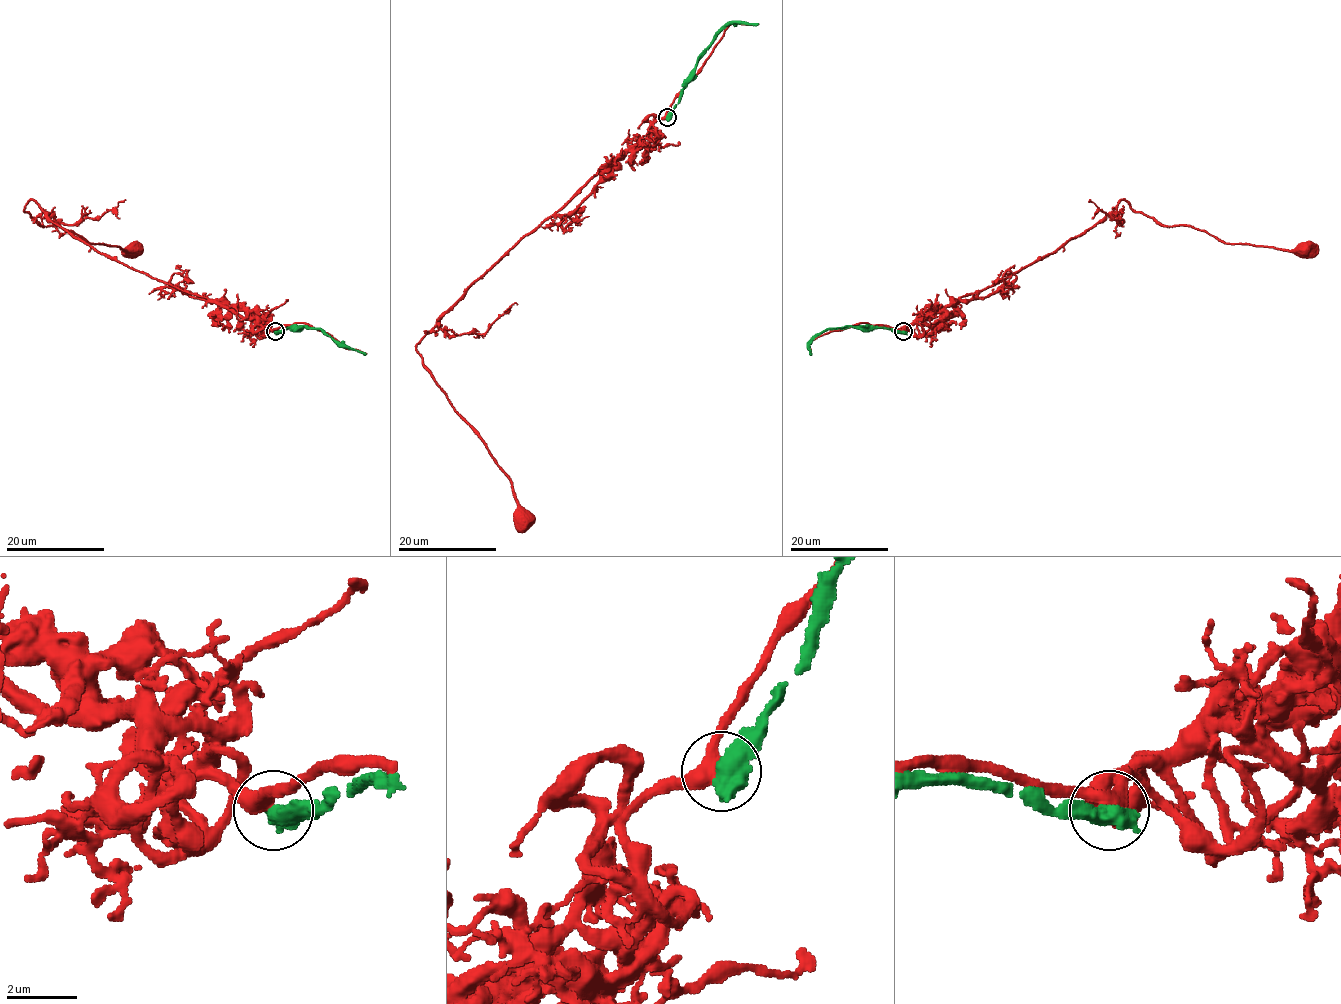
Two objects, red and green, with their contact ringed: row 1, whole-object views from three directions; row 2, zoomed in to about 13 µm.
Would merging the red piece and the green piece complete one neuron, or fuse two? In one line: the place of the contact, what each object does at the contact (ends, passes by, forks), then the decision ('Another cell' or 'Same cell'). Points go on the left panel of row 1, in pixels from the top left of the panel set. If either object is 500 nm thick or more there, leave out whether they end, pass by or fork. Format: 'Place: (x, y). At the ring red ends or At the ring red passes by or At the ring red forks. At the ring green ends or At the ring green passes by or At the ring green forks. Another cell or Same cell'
Place: (275, 331). Another cell

